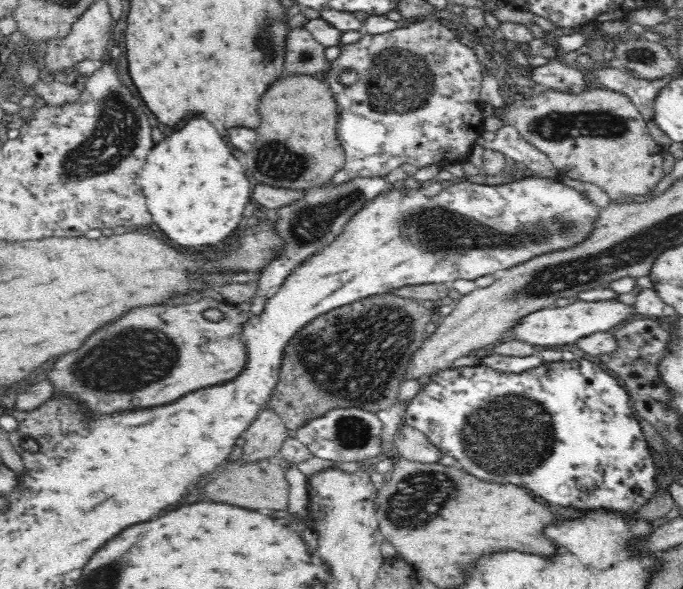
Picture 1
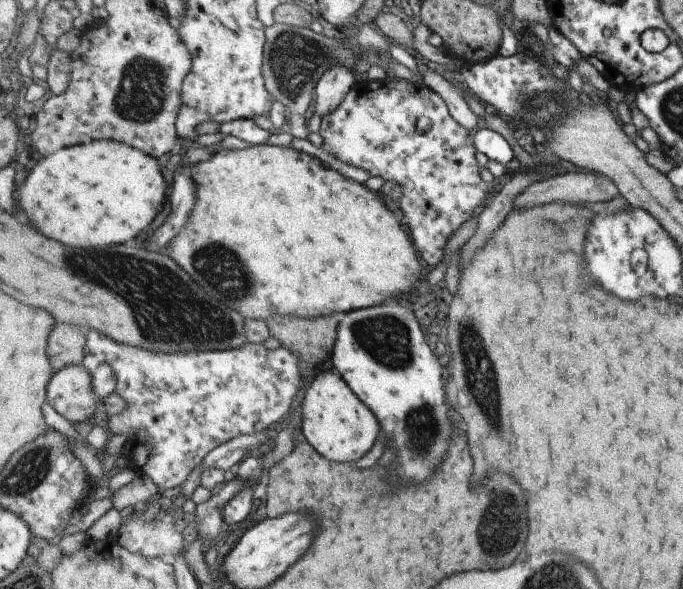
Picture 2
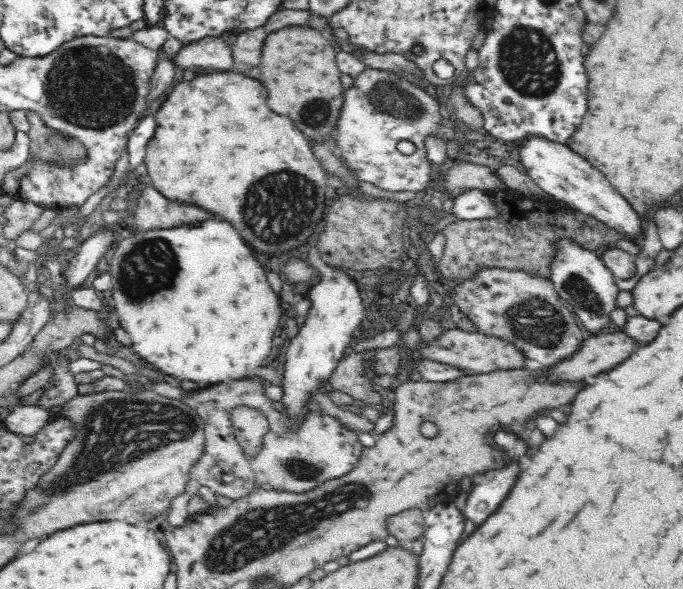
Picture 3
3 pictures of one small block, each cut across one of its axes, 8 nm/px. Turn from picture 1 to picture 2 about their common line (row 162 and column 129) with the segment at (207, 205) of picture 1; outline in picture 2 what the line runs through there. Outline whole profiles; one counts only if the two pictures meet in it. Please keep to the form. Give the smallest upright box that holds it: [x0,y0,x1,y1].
[19,138,169,248]

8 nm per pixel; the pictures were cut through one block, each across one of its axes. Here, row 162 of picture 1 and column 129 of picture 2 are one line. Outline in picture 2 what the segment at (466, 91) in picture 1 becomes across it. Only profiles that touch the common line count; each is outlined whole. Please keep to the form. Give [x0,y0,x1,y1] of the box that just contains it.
[83,330,303,491]

